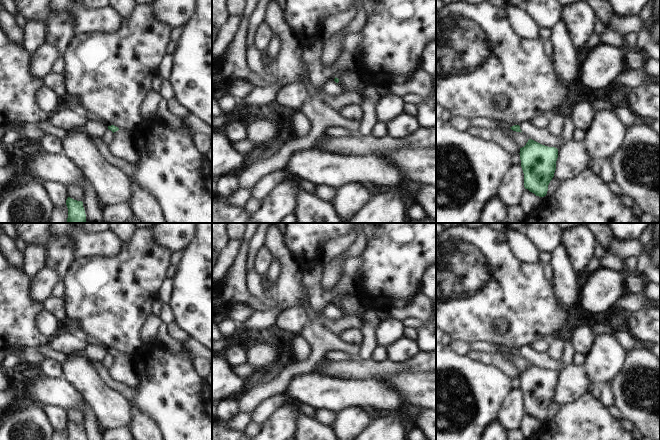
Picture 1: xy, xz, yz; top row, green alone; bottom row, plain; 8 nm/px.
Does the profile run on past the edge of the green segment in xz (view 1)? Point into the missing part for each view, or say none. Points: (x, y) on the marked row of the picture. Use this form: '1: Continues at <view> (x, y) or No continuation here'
1: No continuation here

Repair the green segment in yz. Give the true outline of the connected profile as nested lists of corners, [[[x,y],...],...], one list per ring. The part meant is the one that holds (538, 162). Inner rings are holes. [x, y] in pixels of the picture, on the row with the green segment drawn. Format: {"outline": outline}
{"outline": [[[529,139],[526,145],[520,148],[519,154],[525,189],[536,196],[546,196],[548,185],[556,170],[558,149]]]}

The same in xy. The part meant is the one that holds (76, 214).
{"outline": [[[68,197],[66,205],[68,208],[67,223],[86,223],[86,214],[82,201]]]}

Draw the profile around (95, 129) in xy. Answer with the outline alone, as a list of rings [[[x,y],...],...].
[[[87,121],[85,128],[90,138],[101,138],[108,125],[102,121]]]

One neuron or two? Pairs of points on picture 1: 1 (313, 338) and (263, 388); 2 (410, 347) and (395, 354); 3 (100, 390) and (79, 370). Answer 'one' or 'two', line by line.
1: one
2: one
3: one

